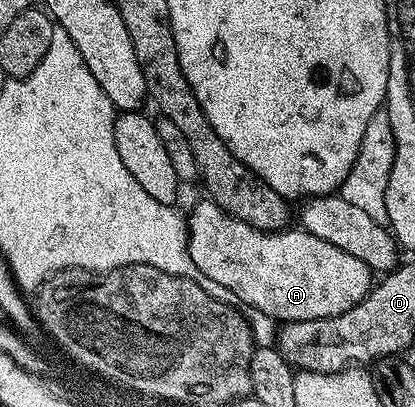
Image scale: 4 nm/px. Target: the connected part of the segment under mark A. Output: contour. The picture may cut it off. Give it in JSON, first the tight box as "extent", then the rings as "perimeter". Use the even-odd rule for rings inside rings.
{"extent":[186,199,372,323],"perimeter":[[[209,199],[196,202],[194,210],[186,217],[186,246],[188,255],[192,255],[192,263],[196,263],[208,279],[228,287],[228,291],[233,291],[243,306],[256,307],[256,311],[264,311],[264,315],[279,323],[335,317],[359,305],[372,288],[372,271],[360,263],[356,255],[348,255],[348,251],[340,251],[340,247],[332,247],[332,243],[316,239],[316,235],[307,233],[301,227],[265,233],[224,212]]]}

